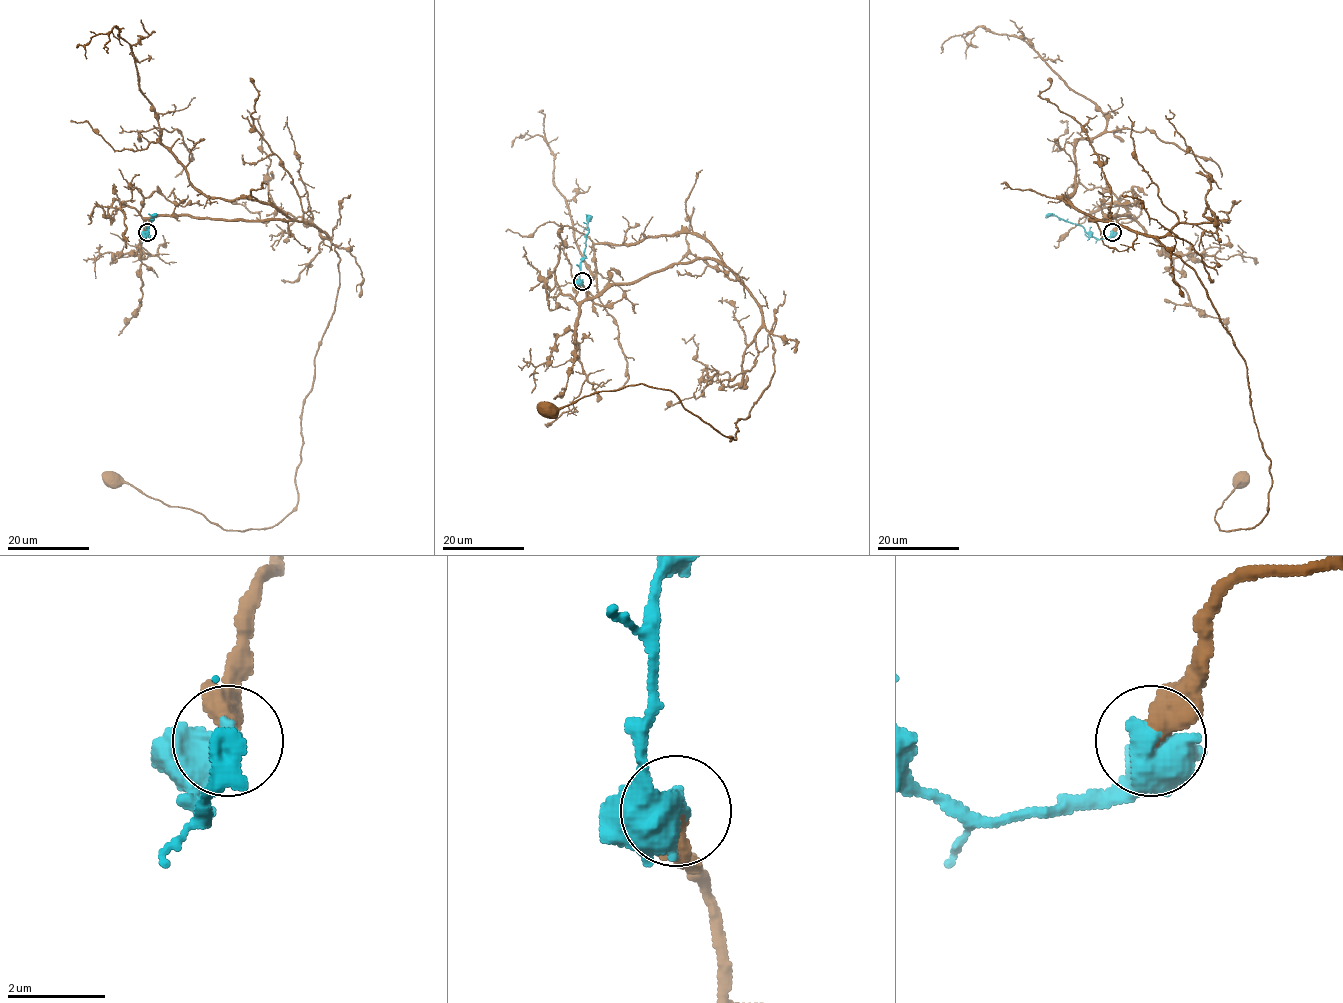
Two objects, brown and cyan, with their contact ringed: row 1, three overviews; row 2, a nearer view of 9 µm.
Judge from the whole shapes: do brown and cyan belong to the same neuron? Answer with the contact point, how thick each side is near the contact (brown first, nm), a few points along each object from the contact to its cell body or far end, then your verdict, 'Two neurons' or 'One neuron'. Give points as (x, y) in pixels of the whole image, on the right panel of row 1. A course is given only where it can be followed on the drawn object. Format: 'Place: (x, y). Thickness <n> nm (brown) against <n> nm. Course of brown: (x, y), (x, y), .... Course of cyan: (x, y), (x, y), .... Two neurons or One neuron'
Place: (1112, 232). Thickness 480 nm (brown) against 750 nm. Course of brown: (1112, 232), (1128, 217), (1090, 220), (1153, 235), (1194, 271), (1245, 361), (1268, 510), (1220, 529), (1240, 478). Course of cyan: (1112, 232), (1096, 239), (1079, 225), (1055, 216), (1045, 217). One neuron

